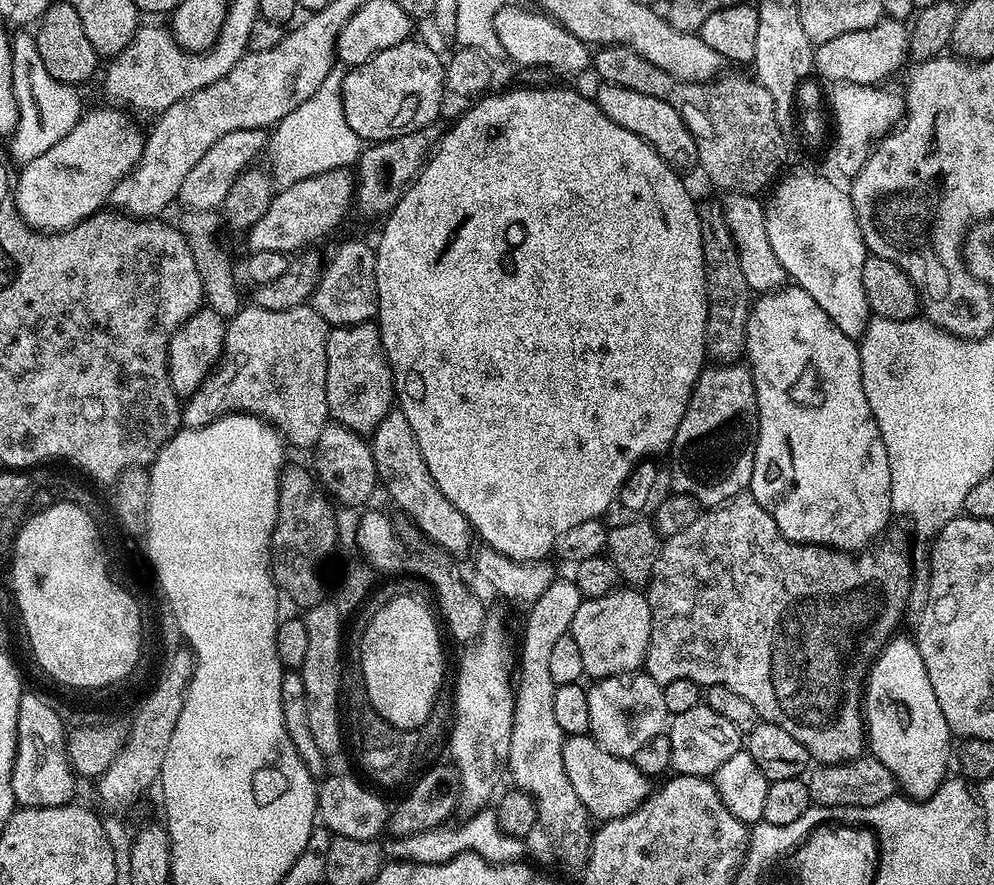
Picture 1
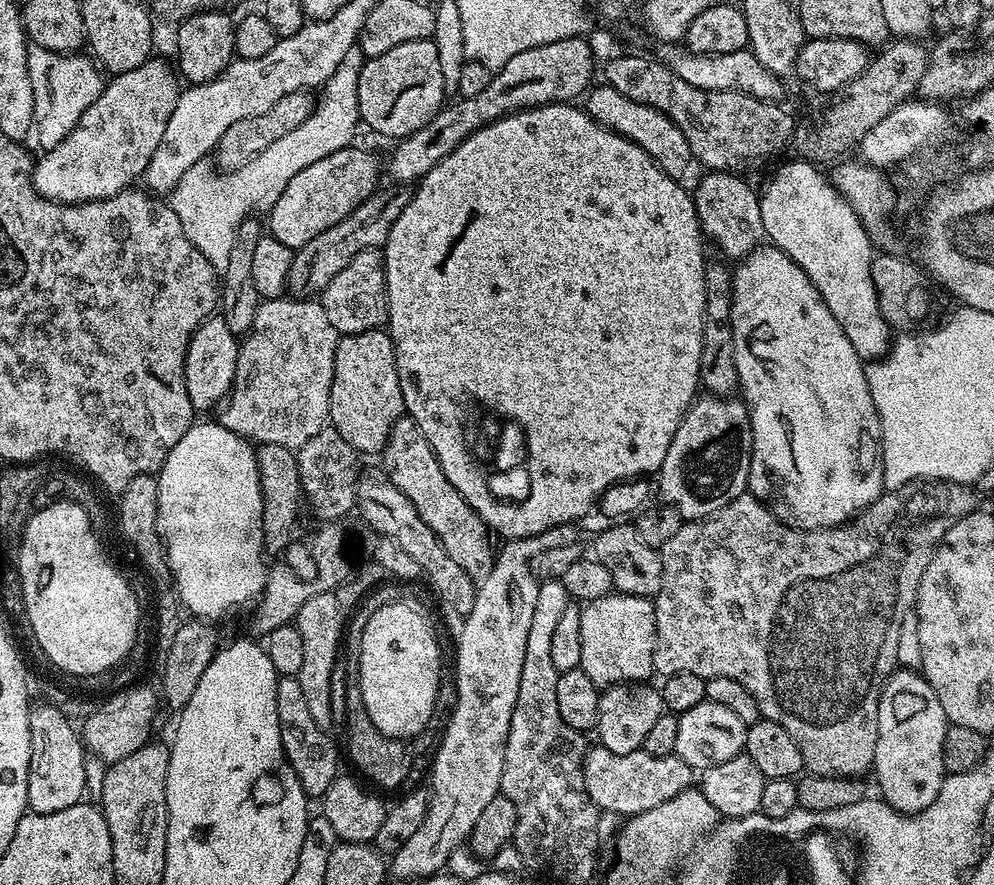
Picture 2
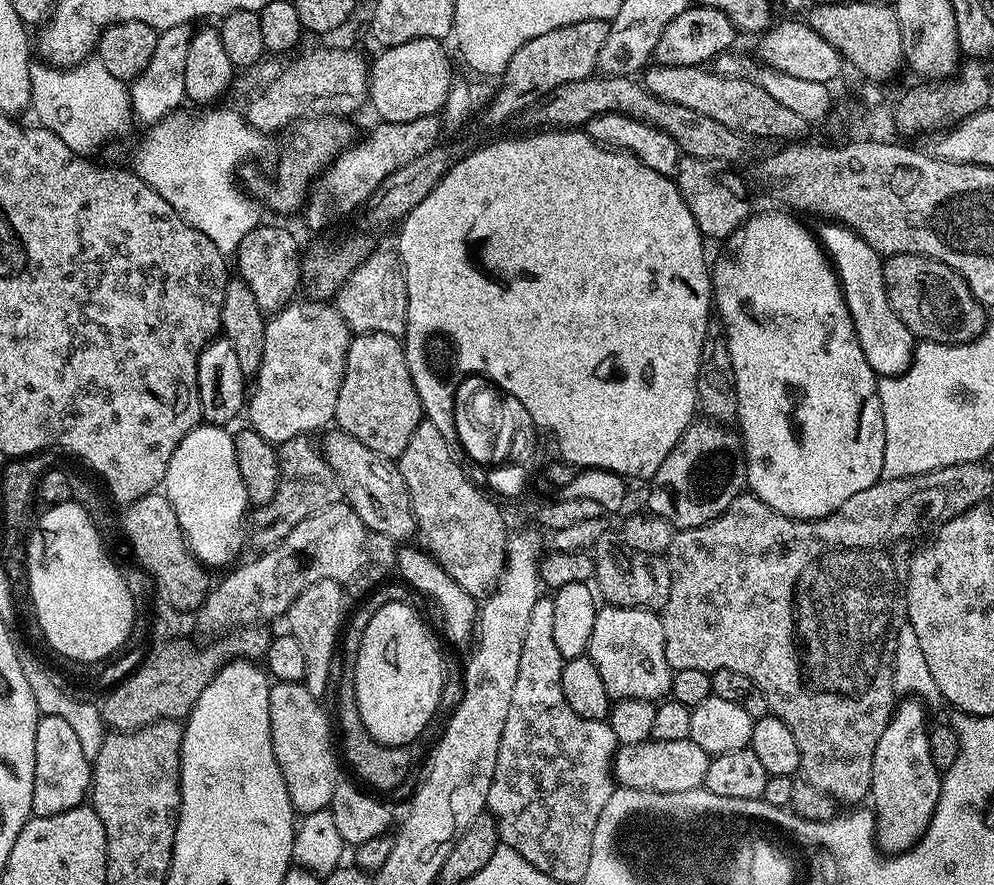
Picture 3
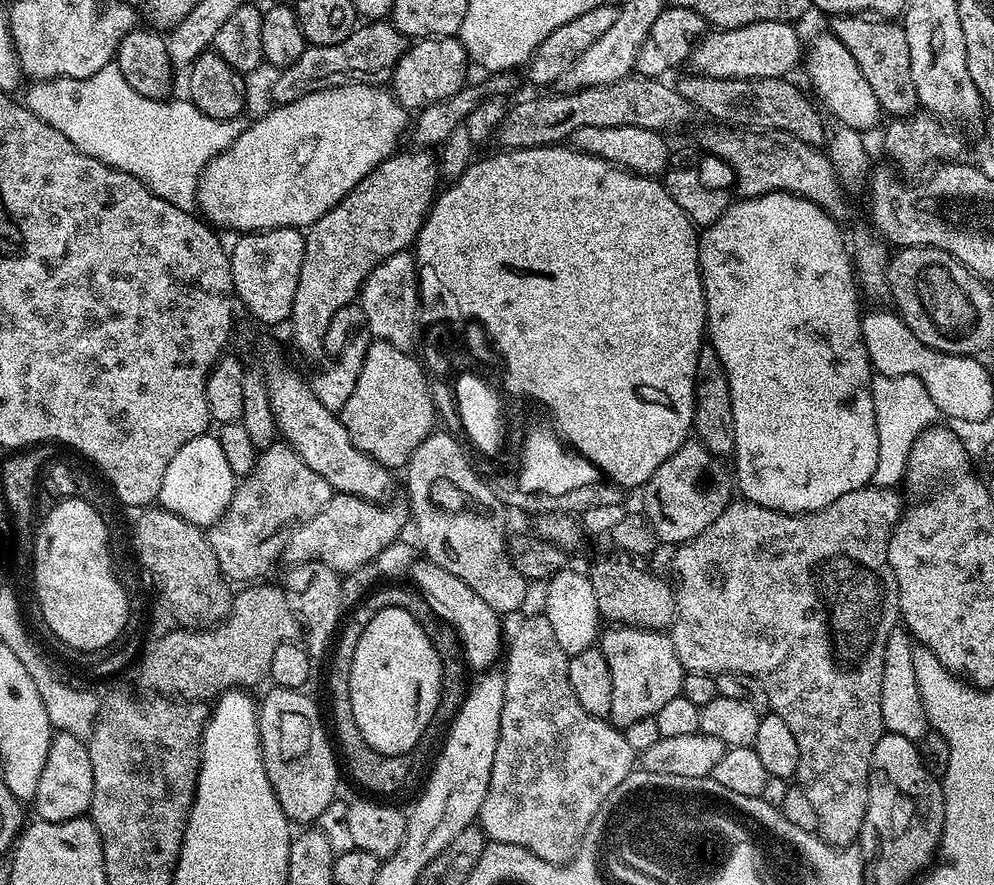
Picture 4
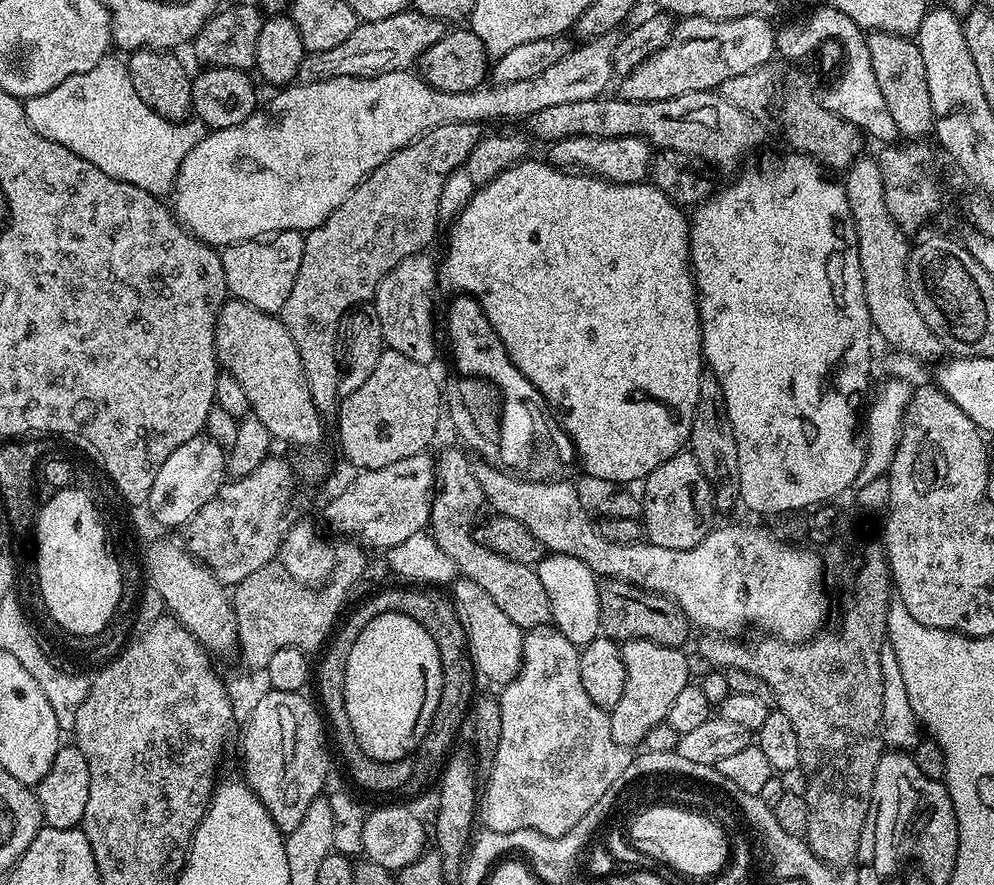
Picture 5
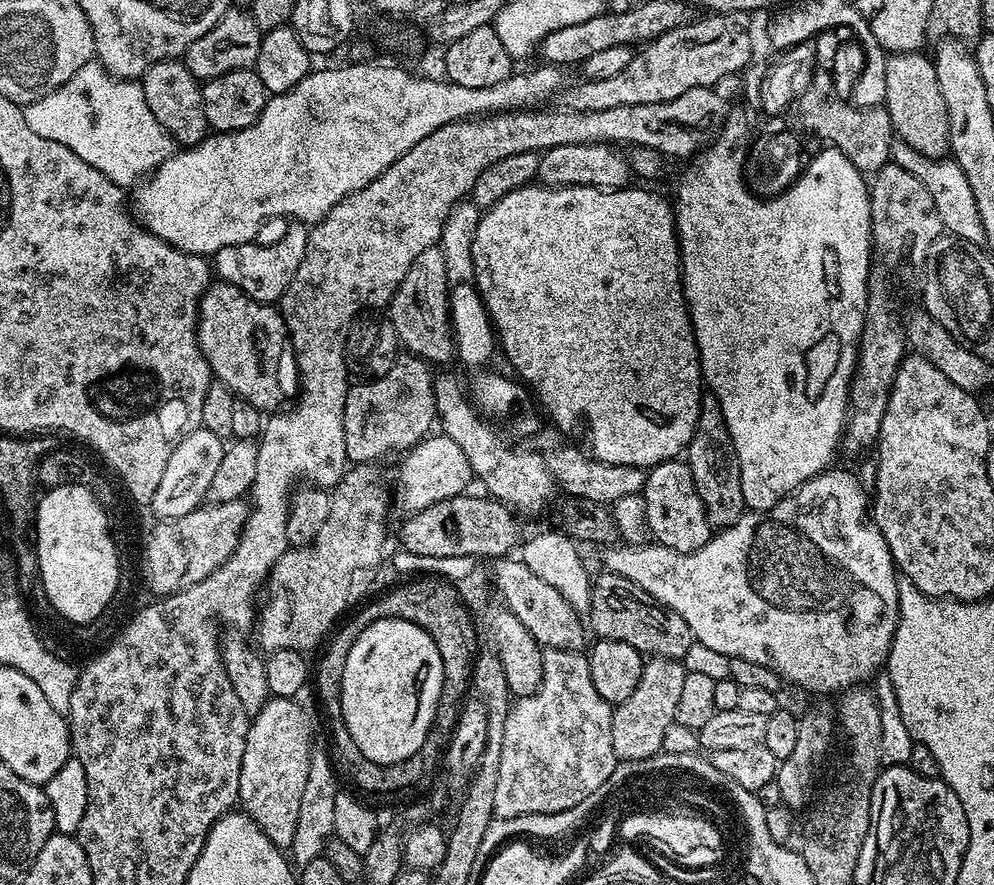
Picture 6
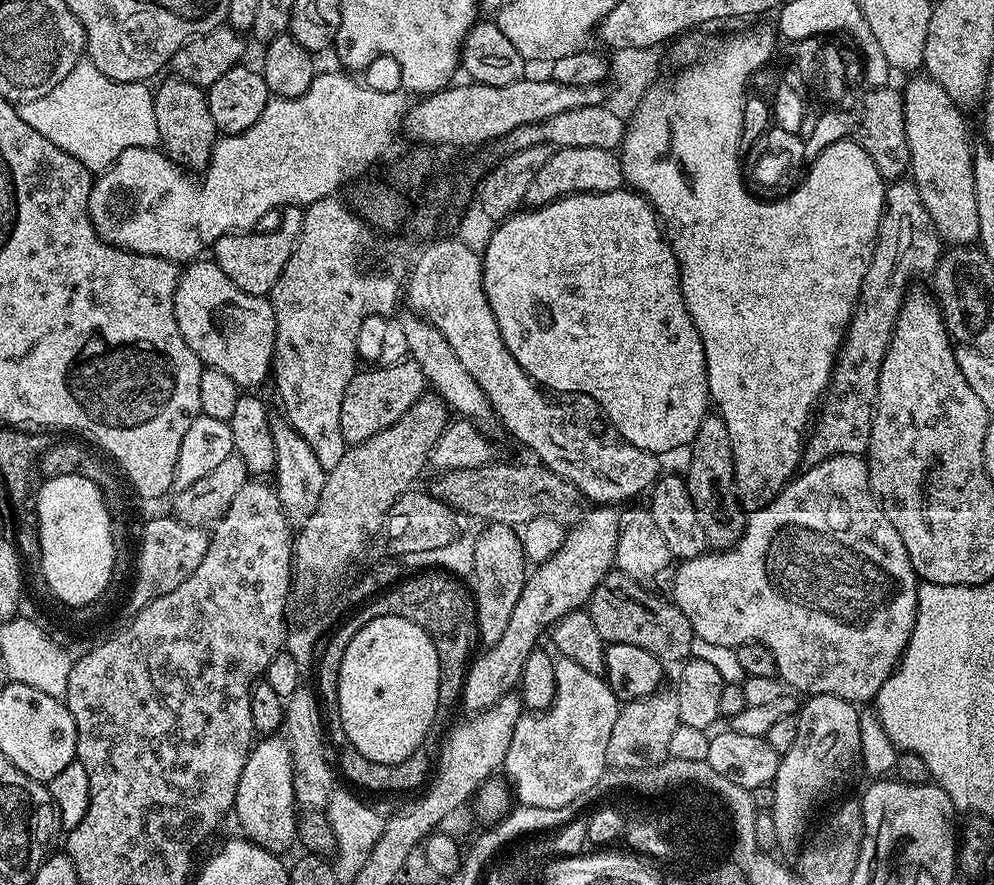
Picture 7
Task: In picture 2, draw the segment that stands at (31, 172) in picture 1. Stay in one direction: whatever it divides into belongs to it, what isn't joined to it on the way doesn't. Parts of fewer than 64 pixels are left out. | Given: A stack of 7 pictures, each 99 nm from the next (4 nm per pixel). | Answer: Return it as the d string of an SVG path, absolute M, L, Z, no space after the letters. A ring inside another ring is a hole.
M149 58L142 66L126 70L126 74L112 76L109 84L107 81L101 87L94 103L84 111L82 118L76 123L76 129L62 142L58 142L58 146L47 149L41 160L39 157L35 161L32 184L39 196L57 200L59 204L84 204L88 200L110 198L135 185L132 183L135 180L137 183L143 177L146 166L150 166L150 158L154 158L154 150L158 150L158 142L162 142L166 122L170 122L170 114L174 114L174 106L178 106L182 91L181 81L173 65L156 59Z

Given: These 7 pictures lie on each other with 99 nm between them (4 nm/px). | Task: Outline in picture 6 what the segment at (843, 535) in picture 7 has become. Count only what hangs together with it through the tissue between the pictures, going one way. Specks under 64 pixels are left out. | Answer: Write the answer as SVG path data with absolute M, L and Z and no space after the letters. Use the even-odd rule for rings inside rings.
M833 466L827 472L820 472L802 486L798 486L798 490L782 498L782 502L778 502L764 512L745 511L744 515L738 518L738 522L734 522L729 528L719 529L708 539L706 546L693 552L670 550L655 542L645 542L640 545L620 542L615 546L605 547L603 552L603 571L613 572L622 578L630 578L630 582L642 586L642 590L646 590L646 594L650 594L650 598L657 600L663 608L680 615L686 621L686 626L690 626L693 641L699 647L701 644L702 647L709 648L720 656L725 655L724 657L728 660L746 658L750 662L765 664L776 671L787 683L789 680L790 683L798 684L810 692L840 694L847 689L871 681L885 667L888 652L892 649L892 640L896 637L896 627L900 617L898 569L896 563L892 561L890 546L886 546L886 538L882 538L882 534L872 523L870 496L869 493L868 496L864 493L863 482L854 473L847 472L839 466Z

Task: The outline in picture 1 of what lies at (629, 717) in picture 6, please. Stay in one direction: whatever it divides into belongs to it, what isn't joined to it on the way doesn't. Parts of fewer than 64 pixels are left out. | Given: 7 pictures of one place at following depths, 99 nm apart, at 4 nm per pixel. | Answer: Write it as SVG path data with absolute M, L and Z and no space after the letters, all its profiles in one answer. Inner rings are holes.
M621 586L602 598L581 599L570 635L582 654L584 676L597 681L623 672L641 671L648 653L651 625L647 595L635 587Z

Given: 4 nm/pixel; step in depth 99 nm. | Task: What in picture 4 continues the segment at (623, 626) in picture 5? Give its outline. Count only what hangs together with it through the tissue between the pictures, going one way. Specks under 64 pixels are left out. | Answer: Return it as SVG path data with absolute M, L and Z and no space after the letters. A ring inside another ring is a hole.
M627 554L604 556L590 569L594 598L609 625L664 630L676 619L676 594L671 583L655 576Z

